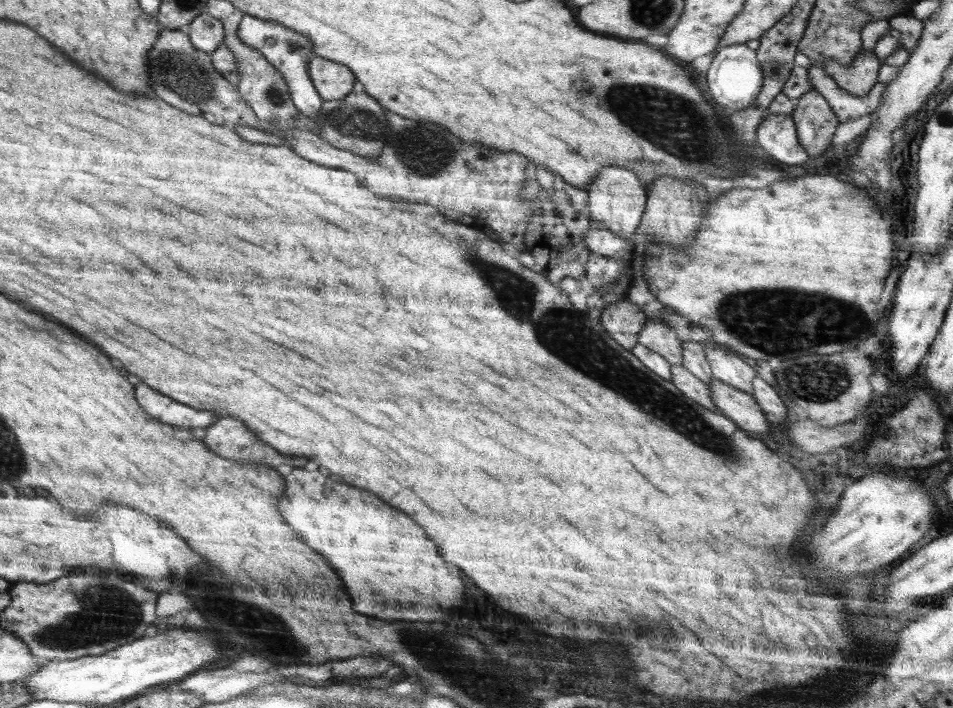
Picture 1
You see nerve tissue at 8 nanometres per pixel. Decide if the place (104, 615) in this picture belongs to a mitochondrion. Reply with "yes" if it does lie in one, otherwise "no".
yes

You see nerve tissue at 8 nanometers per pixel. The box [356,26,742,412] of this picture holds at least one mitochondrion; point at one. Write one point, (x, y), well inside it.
(424, 152)

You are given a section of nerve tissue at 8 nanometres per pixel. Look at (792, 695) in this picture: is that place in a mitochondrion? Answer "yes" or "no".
no

